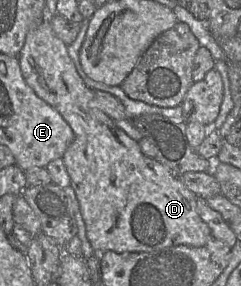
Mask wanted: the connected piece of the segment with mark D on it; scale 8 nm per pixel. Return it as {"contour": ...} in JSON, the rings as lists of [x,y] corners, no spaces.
{"contour":[[[50,18],[28,32],[18,60],[26,83],[61,114],[74,133],[74,140],[62,160],[79,202],[87,238],[96,253],[159,252],[178,245],[202,247],[213,238],[211,229],[197,213],[198,196],[168,168],[156,159],[145,156],[138,142],[95,106],[93,91],[97,90],[87,87],[78,74],[69,56],[68,46],[54,34]]]}

